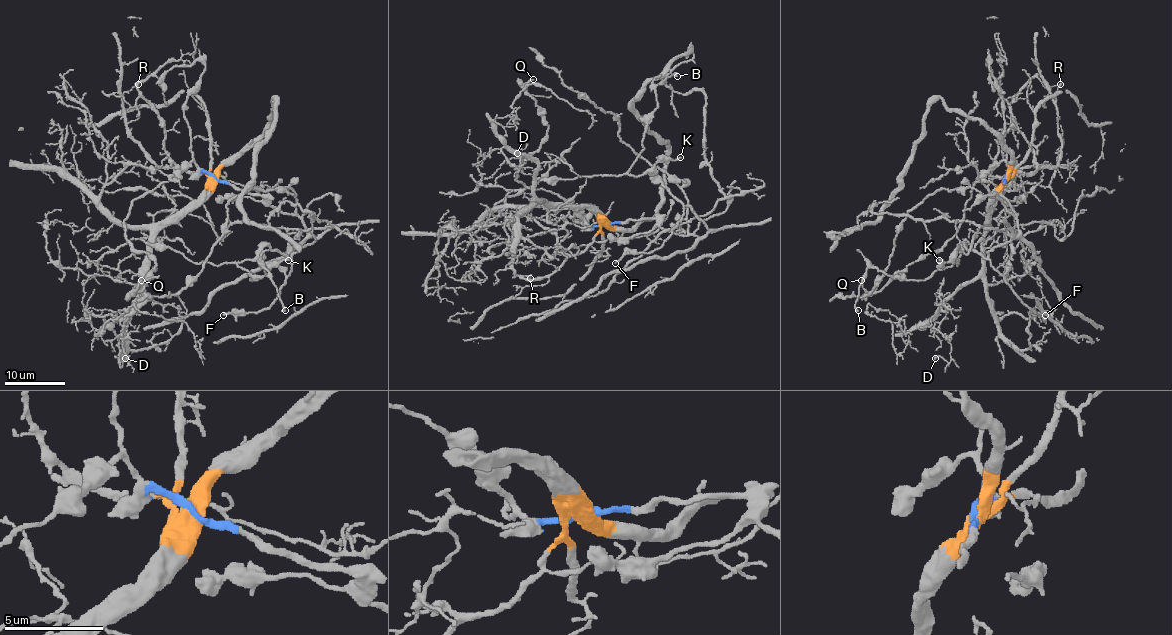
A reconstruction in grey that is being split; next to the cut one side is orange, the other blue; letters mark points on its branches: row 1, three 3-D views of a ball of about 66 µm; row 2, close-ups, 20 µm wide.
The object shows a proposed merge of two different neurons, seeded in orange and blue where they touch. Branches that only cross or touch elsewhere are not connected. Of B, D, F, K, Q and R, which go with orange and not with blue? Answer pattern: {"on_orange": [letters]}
{"on_orange": ["D", "R"]}

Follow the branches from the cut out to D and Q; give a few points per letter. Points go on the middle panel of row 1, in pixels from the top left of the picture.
D: (606, 224), (586, 207), (541, 201), (535, 193), (538, 165), (503, 148), (515, 169), (521, 166), (518, 152)
Q: (606, 224), (589, 225), (556, 193), (516, 178), (548, 127), (527, 92), (533, 79)

